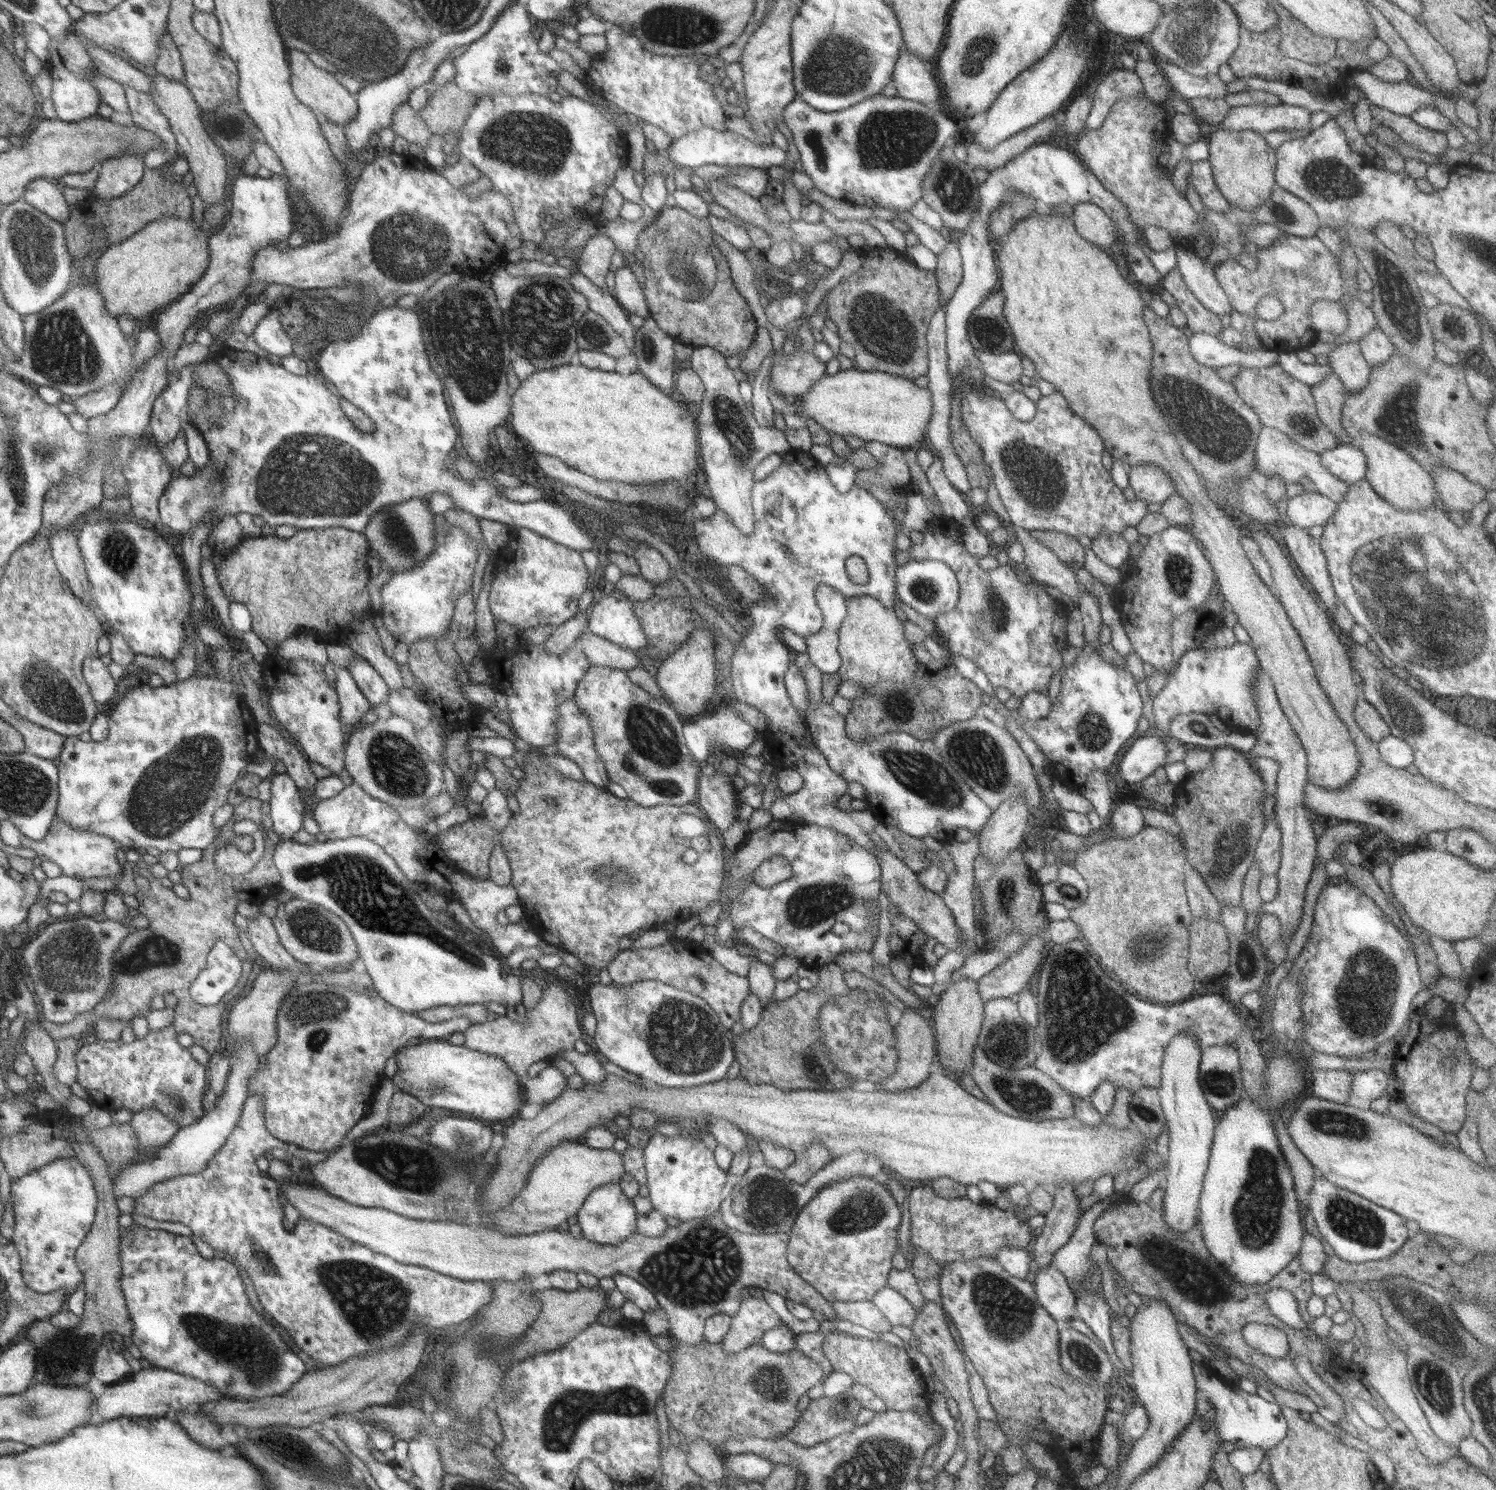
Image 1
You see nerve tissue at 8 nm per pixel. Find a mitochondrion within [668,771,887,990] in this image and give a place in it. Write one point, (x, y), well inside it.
(808, 907)

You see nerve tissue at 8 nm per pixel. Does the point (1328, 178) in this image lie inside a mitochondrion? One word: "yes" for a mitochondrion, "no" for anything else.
yes

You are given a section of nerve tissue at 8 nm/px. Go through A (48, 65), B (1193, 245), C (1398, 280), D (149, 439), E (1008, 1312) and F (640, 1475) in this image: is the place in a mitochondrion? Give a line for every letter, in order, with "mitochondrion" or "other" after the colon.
A: other
B: other
C: other
D: other
E: mitochondrion
F: other

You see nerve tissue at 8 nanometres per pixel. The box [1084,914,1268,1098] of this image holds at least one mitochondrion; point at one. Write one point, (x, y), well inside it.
(1146, 952)

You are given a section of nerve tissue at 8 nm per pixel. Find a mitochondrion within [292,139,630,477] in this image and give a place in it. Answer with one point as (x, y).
(407, 247)

